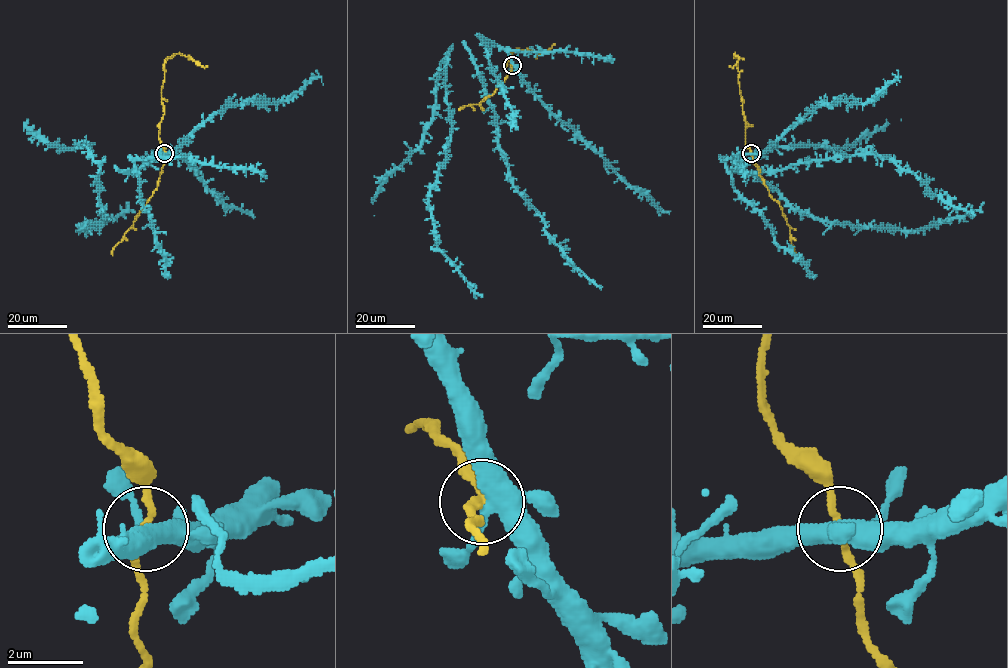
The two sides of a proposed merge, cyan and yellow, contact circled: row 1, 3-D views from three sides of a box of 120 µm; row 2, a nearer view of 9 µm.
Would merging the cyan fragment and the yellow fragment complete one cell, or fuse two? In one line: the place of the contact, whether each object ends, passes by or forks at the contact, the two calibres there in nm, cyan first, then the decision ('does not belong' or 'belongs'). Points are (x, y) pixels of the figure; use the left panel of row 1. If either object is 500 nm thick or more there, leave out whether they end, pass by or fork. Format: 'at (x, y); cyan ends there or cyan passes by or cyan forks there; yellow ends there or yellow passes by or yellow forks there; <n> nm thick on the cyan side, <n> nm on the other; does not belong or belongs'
at (164, 153); cyan forks there; yellow passes by; 360 nm thick on the cyan side, 200 nm on the other; does not belong

